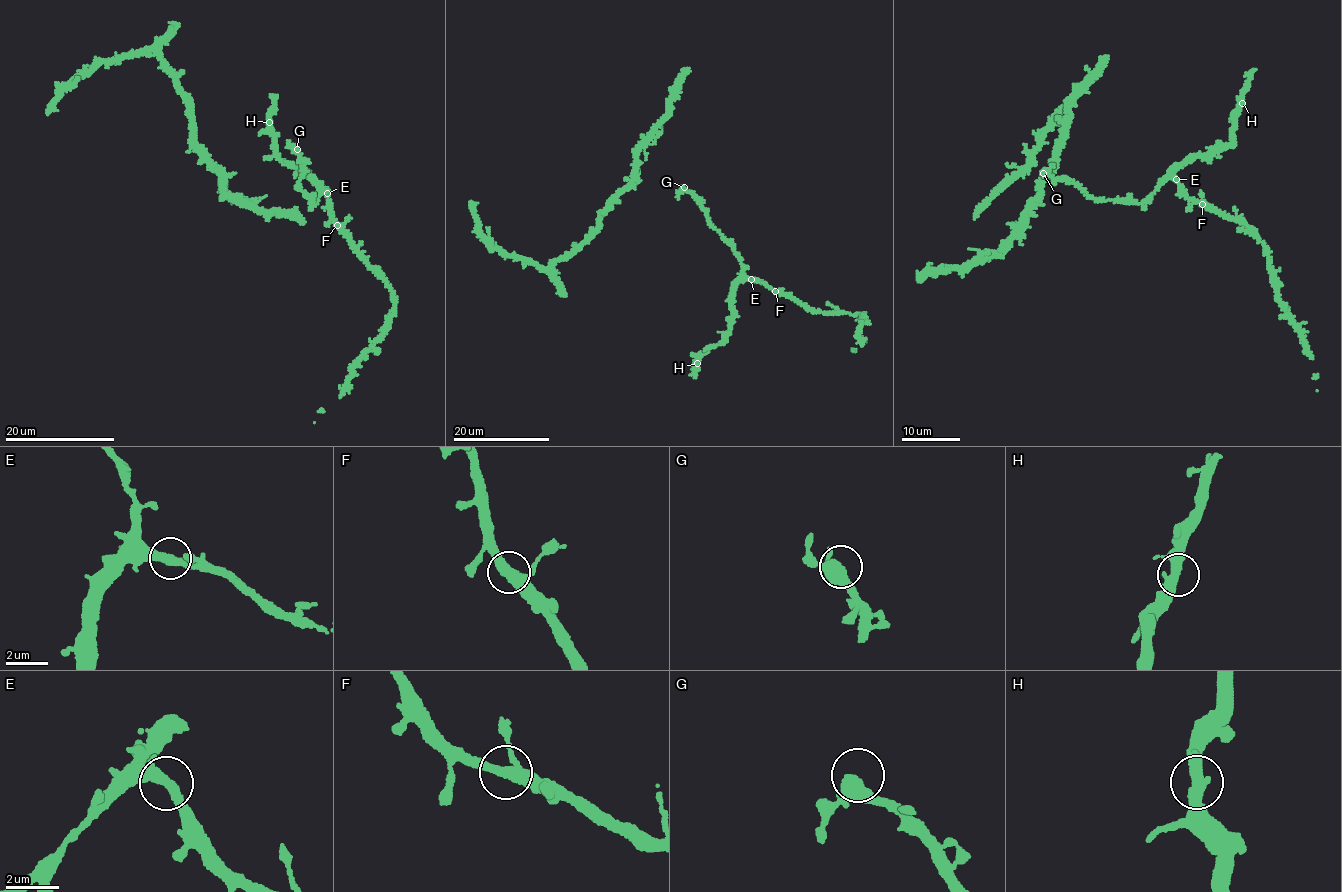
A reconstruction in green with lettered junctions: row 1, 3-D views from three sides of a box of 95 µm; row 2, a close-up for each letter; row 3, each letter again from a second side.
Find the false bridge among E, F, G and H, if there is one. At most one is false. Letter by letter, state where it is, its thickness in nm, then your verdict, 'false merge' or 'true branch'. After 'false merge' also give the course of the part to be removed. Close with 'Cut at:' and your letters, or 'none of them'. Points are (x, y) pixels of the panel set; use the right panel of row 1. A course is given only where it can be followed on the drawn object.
E: (1176, 179) | 320 nm | true branch
F: (1202, 204) | 360 nm | true branch
G: (1043, 173) | 360 nm | true branch
H: (1242, 103) | 360 nm | true branch
Cut at: none of them

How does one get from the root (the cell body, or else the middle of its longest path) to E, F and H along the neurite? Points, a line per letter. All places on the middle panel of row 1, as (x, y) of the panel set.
E: (686, 191), (697, 200), (711, 224), (733, 246), (745, 275), (751, 279)
F: (686, 191), (697, 200), (711, 224), (733, 246), (747, 278), (757, 279), (776, 291)
H: (686, 191), (697, 200), (711, 224), (733, 246), (743, 267), (732, 298), (728, 336), (700, 354), (697, 363)

